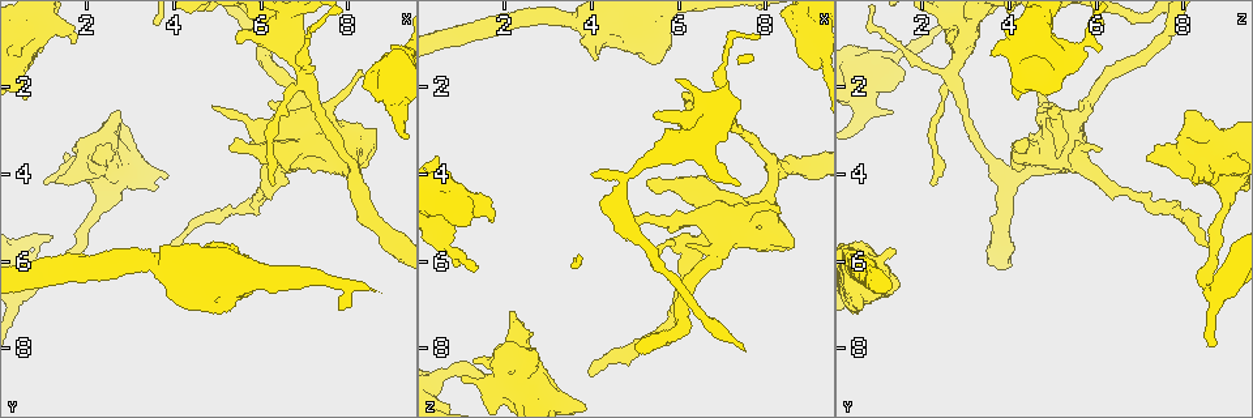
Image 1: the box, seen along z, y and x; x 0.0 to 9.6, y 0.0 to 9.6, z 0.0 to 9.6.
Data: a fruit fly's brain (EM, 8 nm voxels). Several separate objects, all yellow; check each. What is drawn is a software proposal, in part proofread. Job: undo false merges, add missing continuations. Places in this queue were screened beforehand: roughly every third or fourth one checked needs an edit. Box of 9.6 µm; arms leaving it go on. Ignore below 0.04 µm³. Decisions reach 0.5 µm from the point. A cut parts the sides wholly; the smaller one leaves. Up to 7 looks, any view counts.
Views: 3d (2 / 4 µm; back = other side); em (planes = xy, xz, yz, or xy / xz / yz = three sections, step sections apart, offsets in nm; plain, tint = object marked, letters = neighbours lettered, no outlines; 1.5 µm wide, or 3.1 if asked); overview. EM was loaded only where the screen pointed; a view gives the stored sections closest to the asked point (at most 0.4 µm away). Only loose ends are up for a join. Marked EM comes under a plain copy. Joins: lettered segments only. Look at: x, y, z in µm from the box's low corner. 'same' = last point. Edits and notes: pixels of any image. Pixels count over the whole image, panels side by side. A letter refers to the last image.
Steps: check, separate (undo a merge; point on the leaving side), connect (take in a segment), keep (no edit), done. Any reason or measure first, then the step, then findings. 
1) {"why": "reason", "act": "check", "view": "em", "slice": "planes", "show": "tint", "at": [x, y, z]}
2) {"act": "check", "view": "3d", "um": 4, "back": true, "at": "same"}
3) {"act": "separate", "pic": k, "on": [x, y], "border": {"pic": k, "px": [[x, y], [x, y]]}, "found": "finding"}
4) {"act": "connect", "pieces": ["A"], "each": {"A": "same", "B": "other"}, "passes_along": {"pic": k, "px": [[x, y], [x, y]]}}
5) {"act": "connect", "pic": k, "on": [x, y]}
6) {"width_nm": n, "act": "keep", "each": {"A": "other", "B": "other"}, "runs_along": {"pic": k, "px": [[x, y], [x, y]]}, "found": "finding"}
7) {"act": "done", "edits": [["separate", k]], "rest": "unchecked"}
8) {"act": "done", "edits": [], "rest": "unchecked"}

{"why": "thick end", "act": "check", "view": "em", "slice": "planes", "show": "letters", "at": [1.65, 1.05, 5.10]}

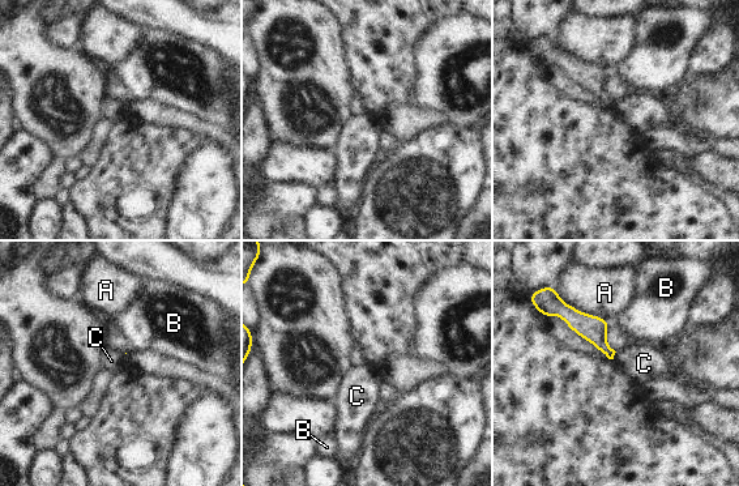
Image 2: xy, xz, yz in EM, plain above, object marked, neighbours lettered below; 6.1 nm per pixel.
{"act": "keep", "each": {"A": "other", "B": "other", "C": "other"}, "found": "no lettered segment goes on from it"}

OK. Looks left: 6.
{"why": "free end", "act": "check", "view": "3d", "um": 4, "at": [1.25, 4.15, 8.35]}

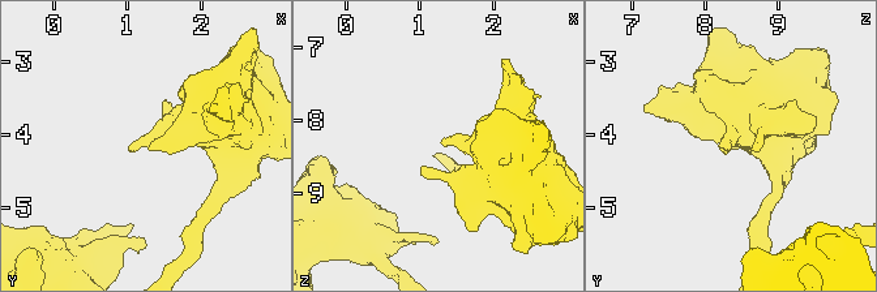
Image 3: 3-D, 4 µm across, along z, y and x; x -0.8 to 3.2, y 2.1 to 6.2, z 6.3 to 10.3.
{"act": "check", "view": "em", "slice": "xy", "step": 8, "show": "tint", "at": [1.25, 4.15, 8.35]}

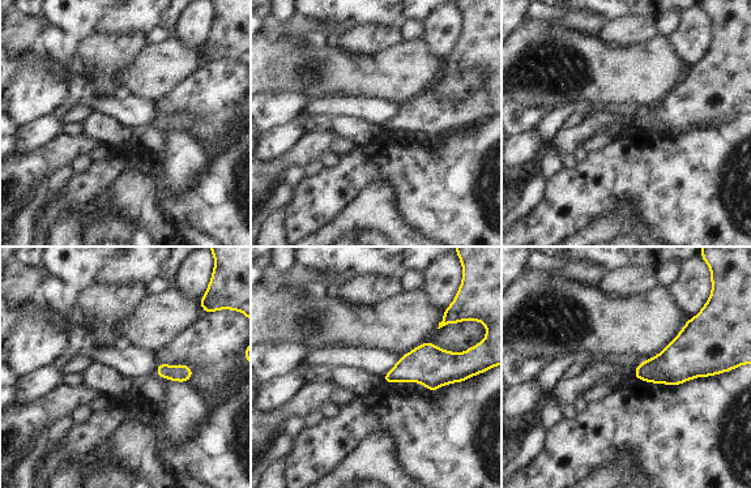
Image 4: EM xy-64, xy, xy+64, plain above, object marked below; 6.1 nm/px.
{"why": "cut it another way", "act": "check", "view": "em", "slice": "yz", "step": 4, "show": "letters", "at": "same"}

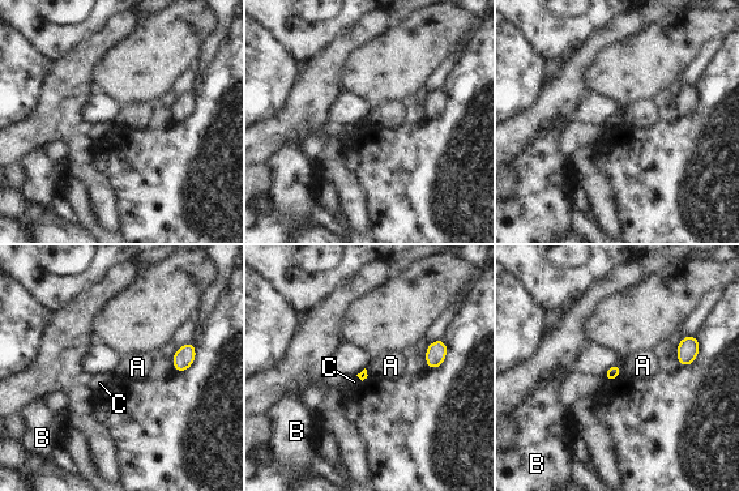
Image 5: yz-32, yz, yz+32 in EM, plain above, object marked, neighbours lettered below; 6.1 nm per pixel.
{"act": "keep", "each": {"A": "other", "B": "other", "C": "other"}, "border": {"pic": 5, "px": [[618, 363], [622, 372]]}, "found": "no lettered segment goes on from it"}

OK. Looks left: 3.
{"why": "thin neck", "act": "check", "view": "em", "slice": "yz", "step": 4, "show": "tint", "at": [5.30, 4.80, 7.65]}

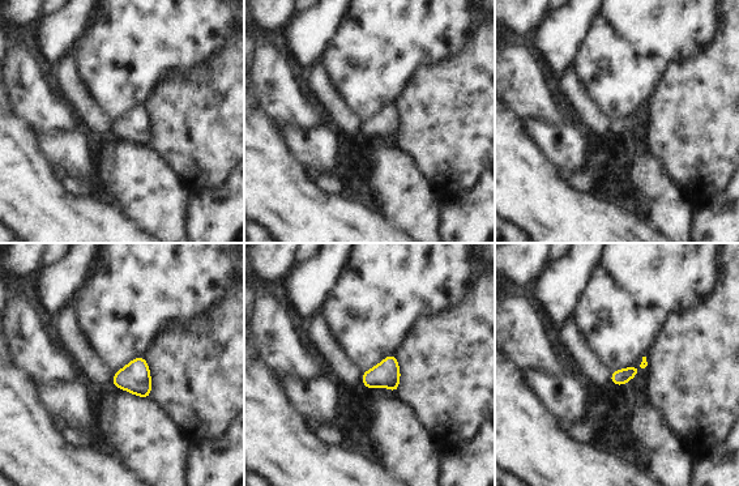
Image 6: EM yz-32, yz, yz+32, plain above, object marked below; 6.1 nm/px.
{"act": "check", "view": "em", "slice": "planes", "show": "letters", "at": "same"}

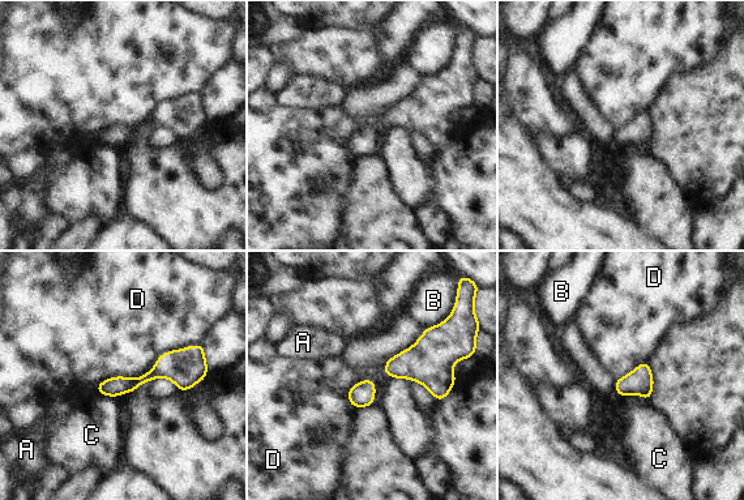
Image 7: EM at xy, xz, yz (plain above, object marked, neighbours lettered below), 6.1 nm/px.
{"width_nm": 130, "act": "keep", "each": {"A": "other", "B": "other", "C": "other", "D": "other"}, "runs_along": {"pic": 7, "px": [[199, 375], [157, 371], [99, 390]]}, "found": "one cell here"}

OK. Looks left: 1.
{"act": "done", "edits": [], "rest": "unchecked"}

